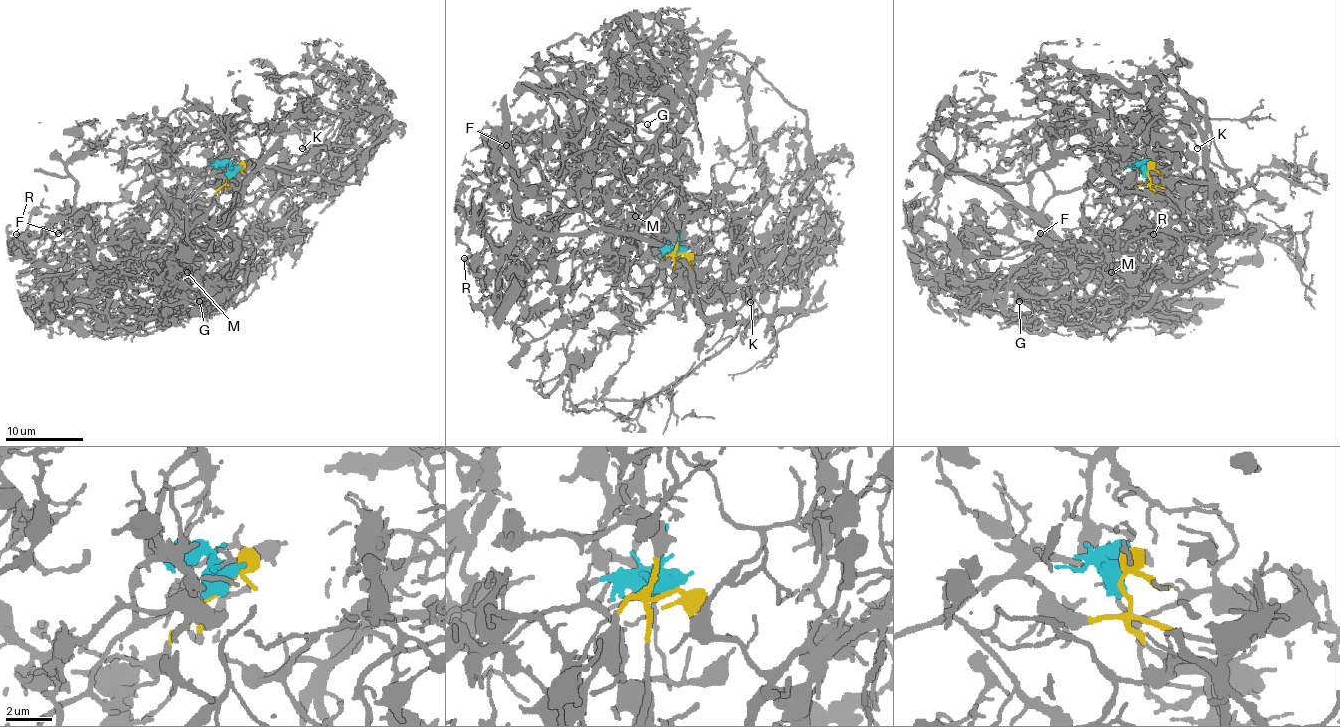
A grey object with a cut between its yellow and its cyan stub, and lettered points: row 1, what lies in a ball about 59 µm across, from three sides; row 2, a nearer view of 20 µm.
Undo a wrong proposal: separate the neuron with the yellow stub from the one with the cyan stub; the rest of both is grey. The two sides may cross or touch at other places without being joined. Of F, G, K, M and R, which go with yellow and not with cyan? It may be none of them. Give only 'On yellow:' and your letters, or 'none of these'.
On yellow: F, G, K, M, R

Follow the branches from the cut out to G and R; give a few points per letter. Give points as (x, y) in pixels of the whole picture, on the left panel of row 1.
G: (234, 173), (226, 183), (224, 171), (228, 208), (165, 257), (177, 265), (167, 312), (189, 316), (199, 300)
R: (234, 173), (226, 183), (224, 171), (228, 208), (105, 286), (76, 251), (35, 265), (52, 242), (15, 234)

